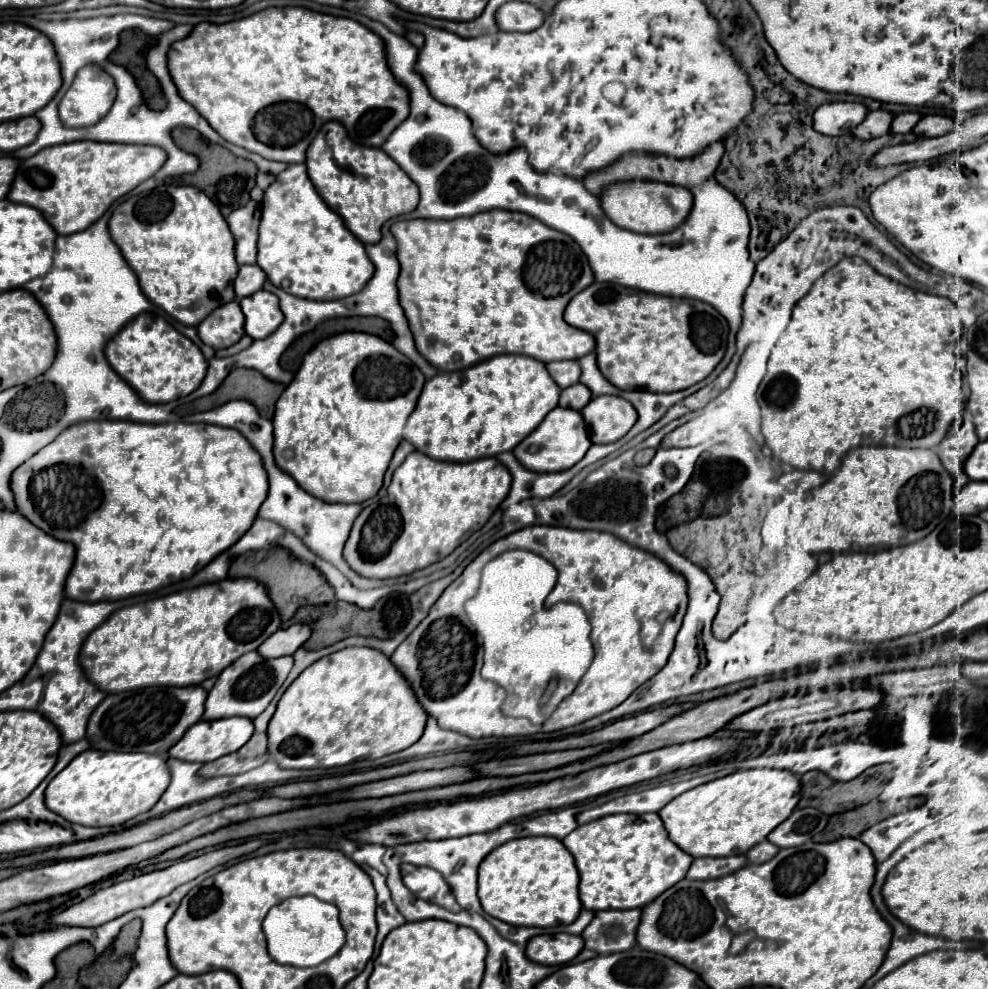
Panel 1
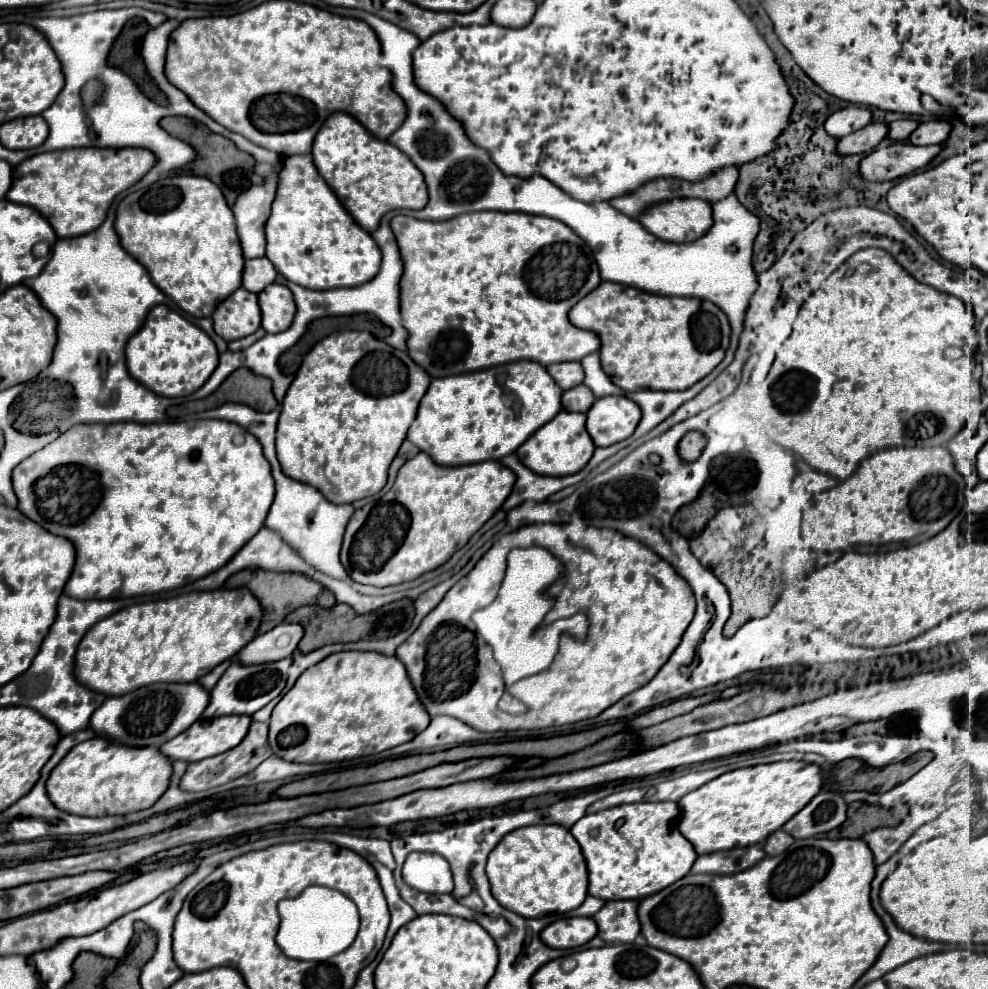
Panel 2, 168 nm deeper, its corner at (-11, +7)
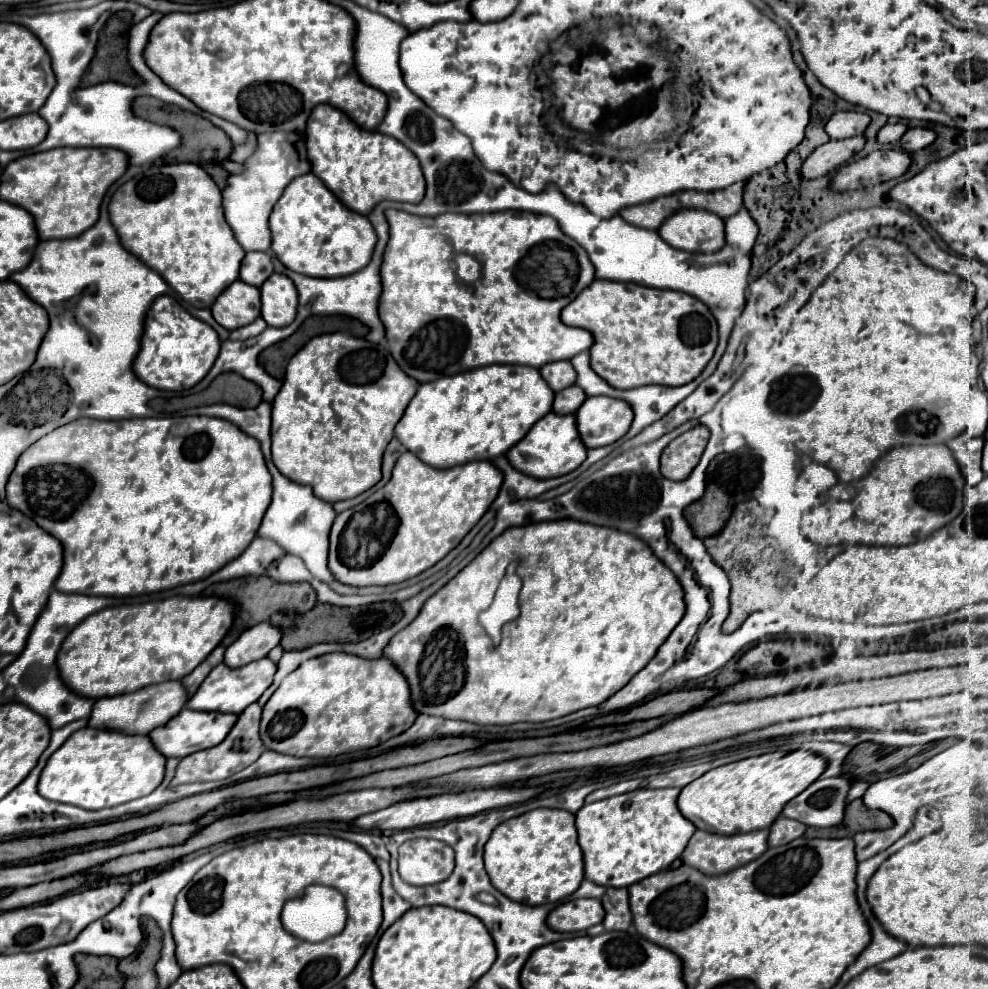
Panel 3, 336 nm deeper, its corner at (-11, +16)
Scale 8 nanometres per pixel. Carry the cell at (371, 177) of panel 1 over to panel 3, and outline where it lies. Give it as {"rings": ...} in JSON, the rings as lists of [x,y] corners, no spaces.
{"rings":[[[318,104],[312,110],[306,124],[306,148],[312,172],[354,212],[370,212],[382,200],[418,204],[424,198],[426,182],[416,156],[392,136],[360,128],[330,104]]]}

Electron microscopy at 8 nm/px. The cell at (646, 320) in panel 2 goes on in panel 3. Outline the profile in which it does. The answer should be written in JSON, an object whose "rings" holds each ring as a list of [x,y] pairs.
{"rings":[[[594,280],[578,294],[574,302],[570,302],[562,310],[560,318],[566,326],[584,328],[594,336],[594,344],[590,348],[590,366],[602,380],[620,390],[648,384],[682,386],[686,382],[692,382],[708,364],[718,344],[716,320],[700,300],[684,292],[646,288],[640,284]]]}

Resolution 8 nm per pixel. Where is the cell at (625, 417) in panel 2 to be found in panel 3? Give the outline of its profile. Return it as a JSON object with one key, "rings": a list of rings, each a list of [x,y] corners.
{"rings":[[[592,396],[578,408],[576,428],[586,448],[600,448],[622,438],[628,432],[632,418],[634,412],[624,400]]]}

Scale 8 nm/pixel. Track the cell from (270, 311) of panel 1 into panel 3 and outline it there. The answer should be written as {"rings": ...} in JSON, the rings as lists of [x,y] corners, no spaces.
{"rings":[[[272,274],[260,288],[262,318],[268,326],[288,326],[296,316],[298,294],[294,282],[284,274]]]}

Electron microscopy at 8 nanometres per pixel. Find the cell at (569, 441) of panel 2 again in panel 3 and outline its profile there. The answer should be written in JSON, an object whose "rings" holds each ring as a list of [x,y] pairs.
{"rings":[[[550,412],[530,428],[524,440],[520,440],[508,450],[506,458],[518,472],[538,480],[546,480],[546,478],[556,478],[576,470],[586,460],[586,448],[584,444],[580,444],[574,416],[558,416]]]}

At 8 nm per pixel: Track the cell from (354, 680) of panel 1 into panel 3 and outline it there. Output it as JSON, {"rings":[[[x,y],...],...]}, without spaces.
{"rings":[[[334,652],[324,654],[312,660],[302,662],[296,672],[288,674],[274,696],[266,702],[260,720],[260,738],[268,750],[284,752],[290,756],[306,756],[306,758],[334,758],[340,754],[350,754],[356,750],[368,750],[400,732],[408,730],[416,712],[410,704],[410,690],[396,666],[392,666],[386,658],[364,660],[352,654]]]}

